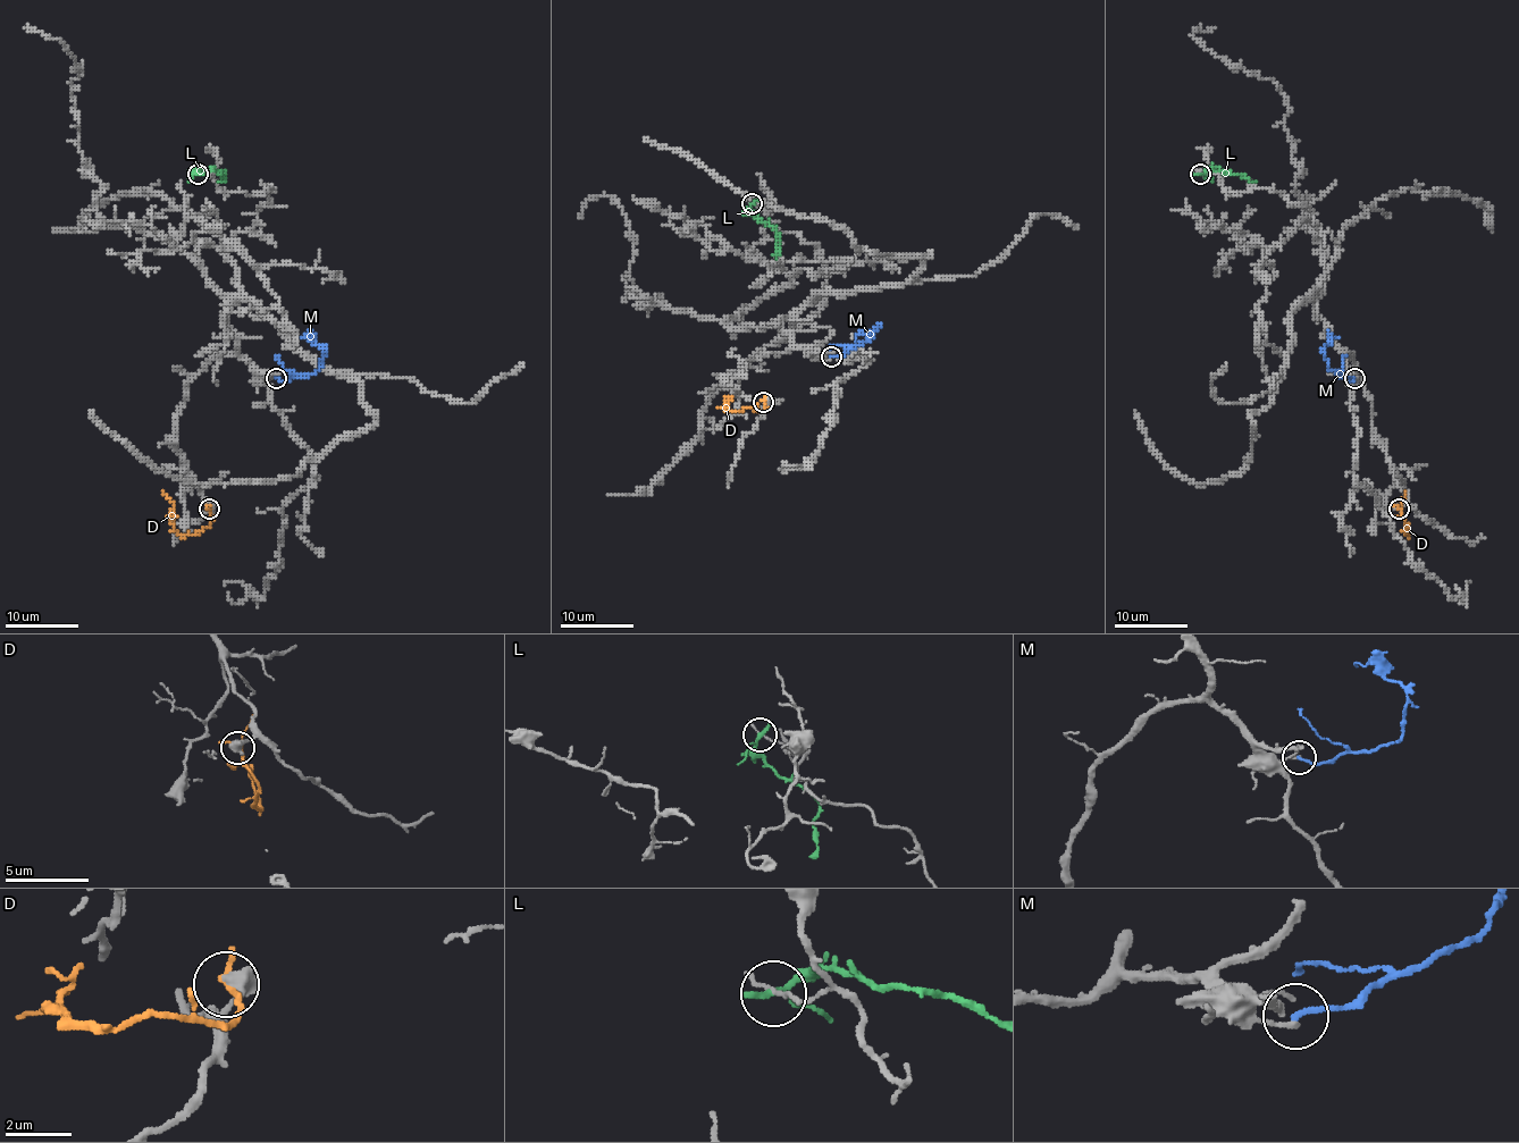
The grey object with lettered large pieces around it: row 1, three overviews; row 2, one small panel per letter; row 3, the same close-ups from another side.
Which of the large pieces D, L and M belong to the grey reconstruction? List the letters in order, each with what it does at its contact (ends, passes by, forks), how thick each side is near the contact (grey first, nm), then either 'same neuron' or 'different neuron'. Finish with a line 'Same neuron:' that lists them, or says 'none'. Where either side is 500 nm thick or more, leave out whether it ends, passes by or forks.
D: 550/220 nm | different neuron
L: it passes by | 140/190 nm | different neuron
M: it ends | 150/180 nm | different neuron
Same neuron: none

